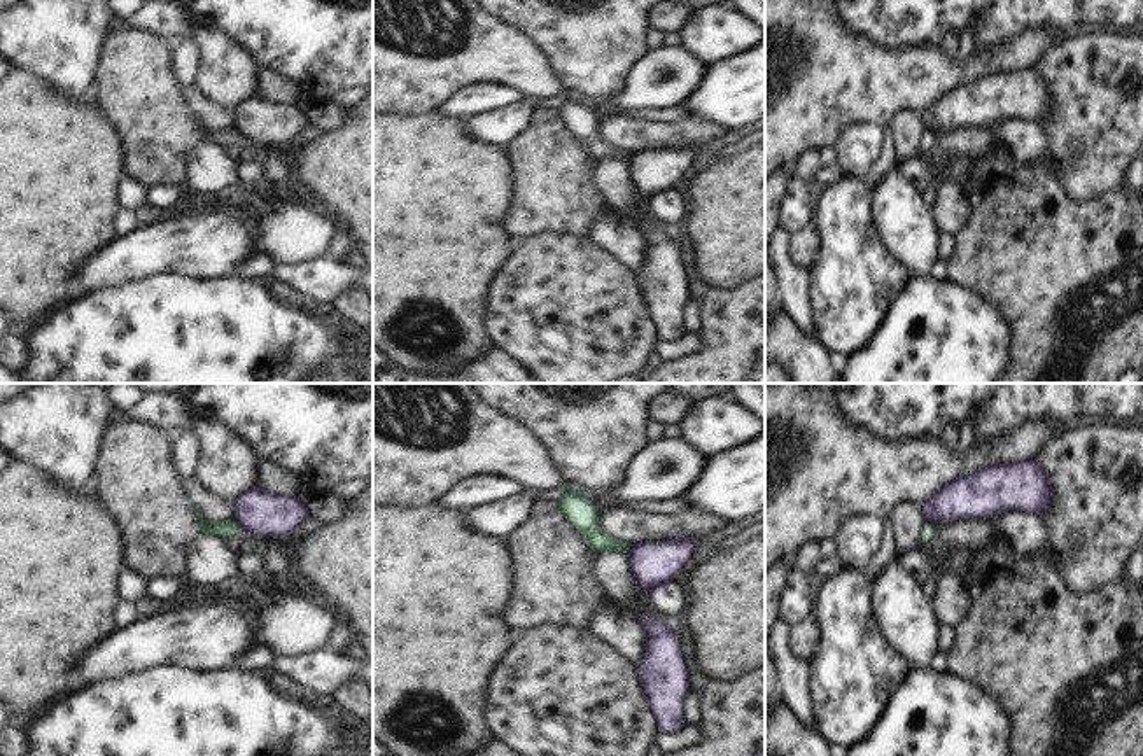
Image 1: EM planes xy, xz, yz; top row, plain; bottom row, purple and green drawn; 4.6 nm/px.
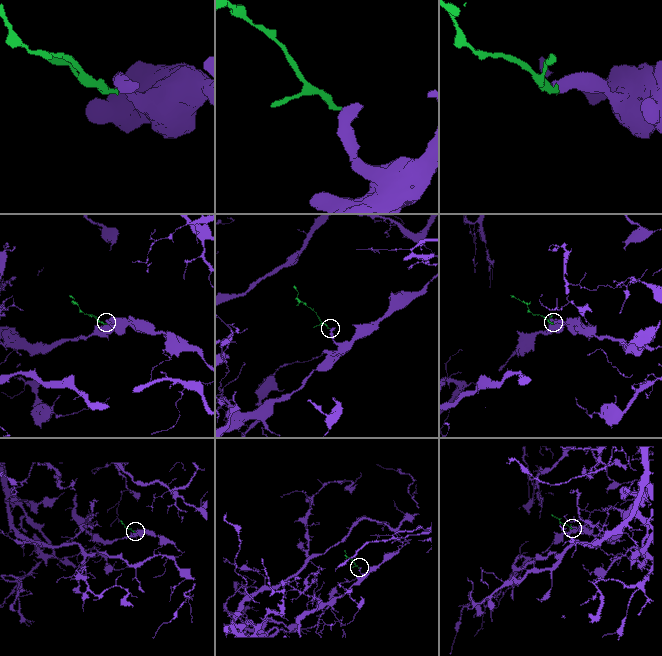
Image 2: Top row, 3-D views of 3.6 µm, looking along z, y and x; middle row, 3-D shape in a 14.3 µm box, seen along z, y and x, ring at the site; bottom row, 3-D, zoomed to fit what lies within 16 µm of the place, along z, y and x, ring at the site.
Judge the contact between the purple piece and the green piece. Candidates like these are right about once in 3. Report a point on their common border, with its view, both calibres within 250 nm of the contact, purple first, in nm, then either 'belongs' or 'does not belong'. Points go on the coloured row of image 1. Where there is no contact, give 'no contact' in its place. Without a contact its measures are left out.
meets purple in xy at (237, 522); 200 nm thick on the purple side, 70 nm on the other; does not belong

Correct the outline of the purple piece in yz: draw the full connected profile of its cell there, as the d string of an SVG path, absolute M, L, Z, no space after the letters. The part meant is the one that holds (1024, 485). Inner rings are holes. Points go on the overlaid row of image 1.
M1033 458L996 464L950 480L922 504L922 511L933 527L966 516L994 516L1008 509L1040 516L1050 504L1052 486Z

